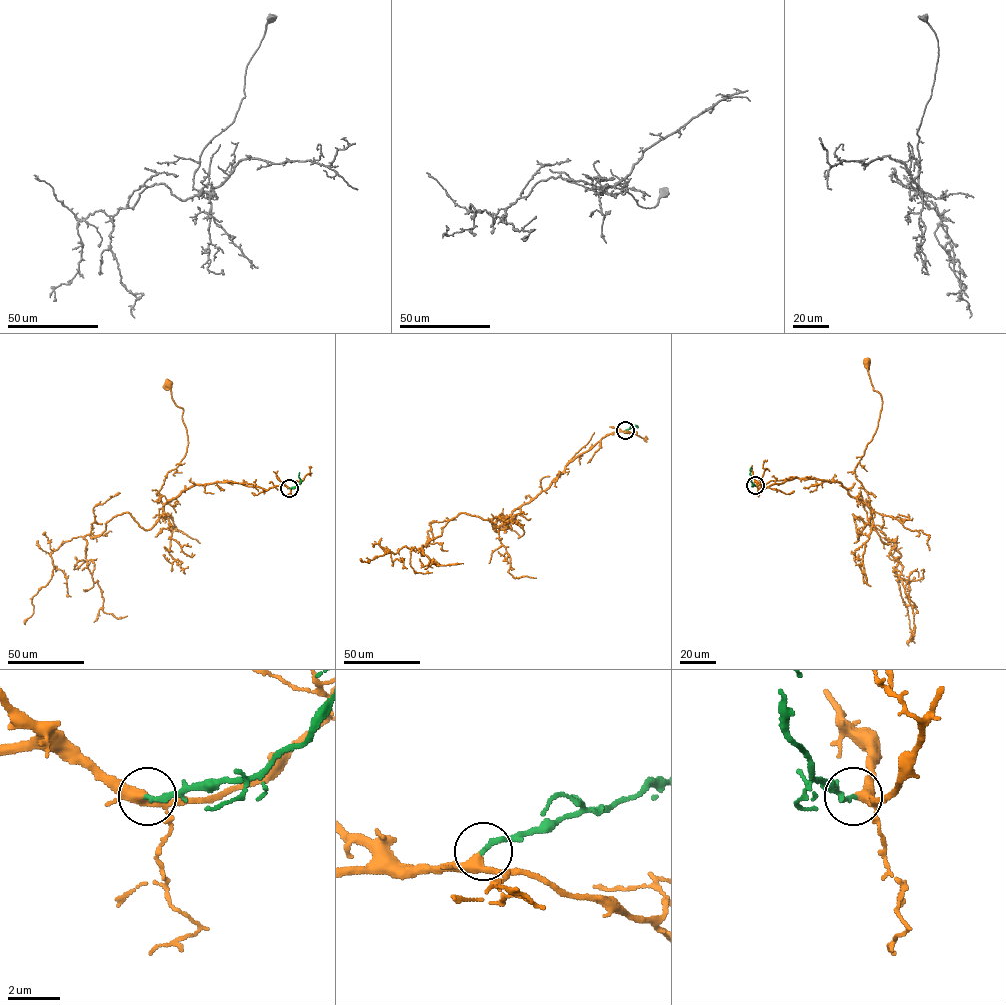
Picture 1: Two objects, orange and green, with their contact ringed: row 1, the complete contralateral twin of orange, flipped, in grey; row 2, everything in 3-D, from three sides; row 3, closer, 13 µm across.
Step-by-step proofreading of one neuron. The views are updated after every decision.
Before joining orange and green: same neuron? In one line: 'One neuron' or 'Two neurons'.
One neuron

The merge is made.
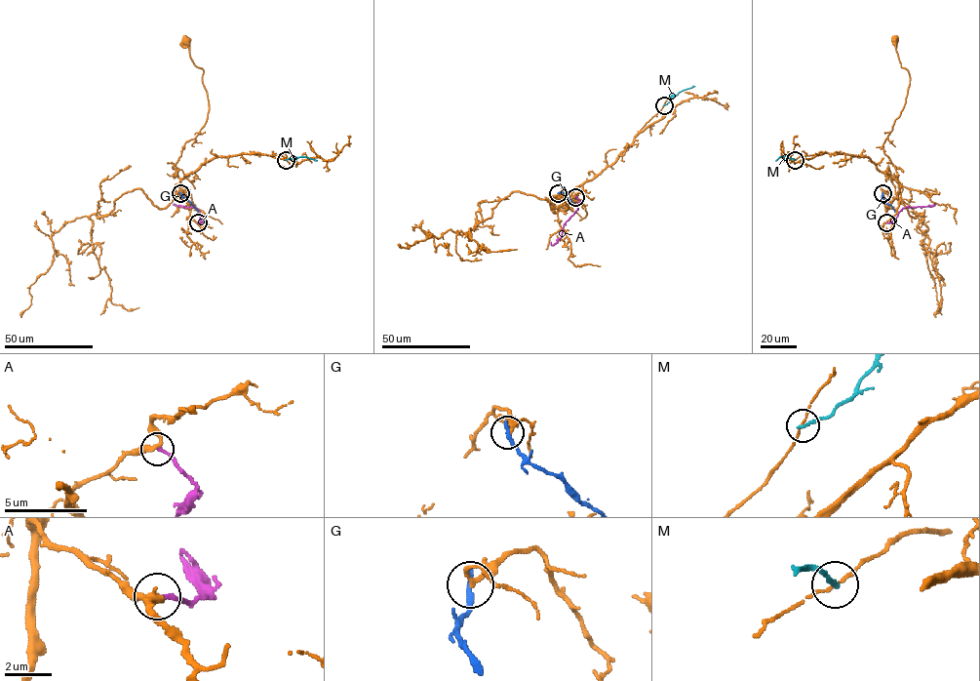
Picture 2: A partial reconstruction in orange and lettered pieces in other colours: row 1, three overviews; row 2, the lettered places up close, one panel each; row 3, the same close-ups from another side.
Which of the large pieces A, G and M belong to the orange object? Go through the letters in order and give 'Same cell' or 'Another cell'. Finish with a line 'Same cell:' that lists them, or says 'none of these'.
A: Another cell
G: Another cell
M: Another cell
Same cell: none of these

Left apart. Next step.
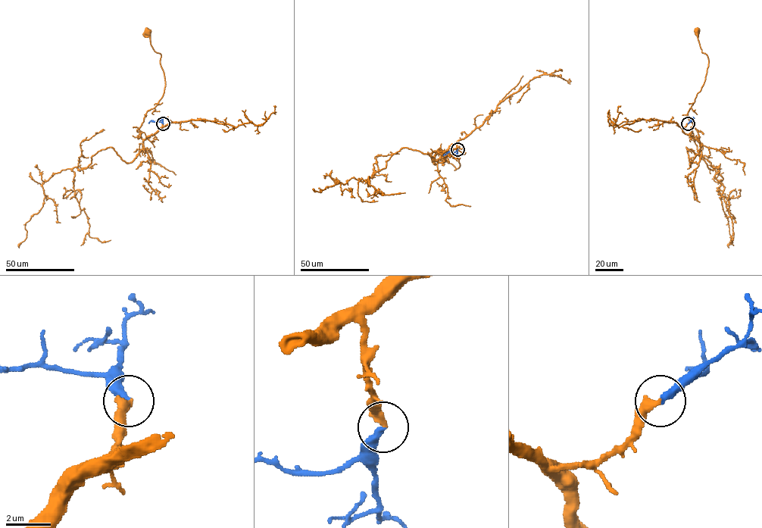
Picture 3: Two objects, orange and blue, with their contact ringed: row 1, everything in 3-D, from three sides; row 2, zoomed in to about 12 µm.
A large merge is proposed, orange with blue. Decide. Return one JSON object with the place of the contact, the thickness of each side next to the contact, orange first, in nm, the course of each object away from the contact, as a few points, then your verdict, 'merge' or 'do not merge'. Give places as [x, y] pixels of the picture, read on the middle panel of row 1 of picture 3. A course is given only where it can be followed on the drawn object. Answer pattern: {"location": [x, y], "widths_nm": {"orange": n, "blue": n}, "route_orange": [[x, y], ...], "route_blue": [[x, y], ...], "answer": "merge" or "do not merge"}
{"location": [457, 149], "widths_nm": {"orange": 360, "blue": 320}, "route_orange": [[457, 149], [452, 143], [438, 159], [434, 157], [439, 149], [448, 151], [457, 158], [454, 170], [441, 158]], "route_blue": [[457, 149], [443, 154]], "answer": "merge"}

